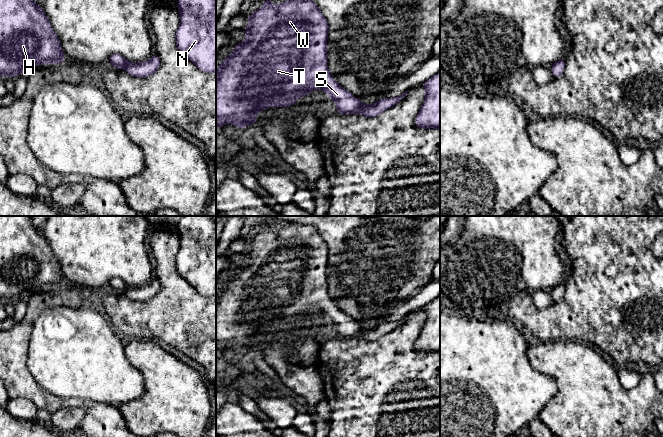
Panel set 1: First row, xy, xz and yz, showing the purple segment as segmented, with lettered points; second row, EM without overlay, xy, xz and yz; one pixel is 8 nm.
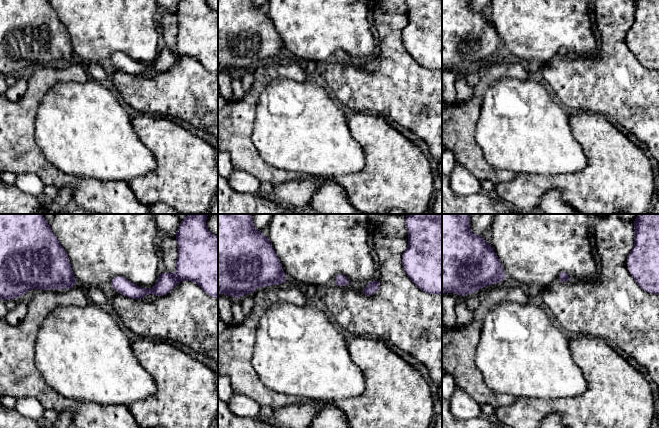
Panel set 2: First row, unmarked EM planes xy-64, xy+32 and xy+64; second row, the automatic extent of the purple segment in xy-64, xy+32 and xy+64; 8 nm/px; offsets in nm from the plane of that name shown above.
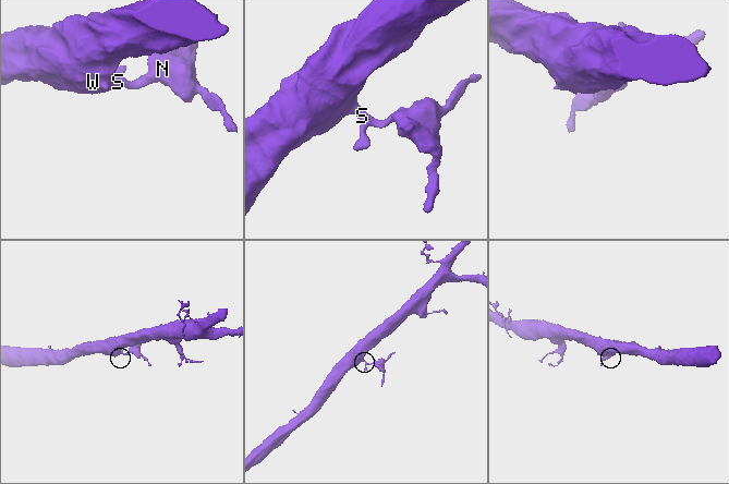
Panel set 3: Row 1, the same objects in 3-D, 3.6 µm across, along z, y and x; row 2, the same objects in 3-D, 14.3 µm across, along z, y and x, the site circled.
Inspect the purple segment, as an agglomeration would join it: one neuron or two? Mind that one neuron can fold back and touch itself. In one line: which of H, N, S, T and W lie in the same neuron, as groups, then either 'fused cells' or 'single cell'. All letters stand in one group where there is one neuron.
H N S T W | single cell

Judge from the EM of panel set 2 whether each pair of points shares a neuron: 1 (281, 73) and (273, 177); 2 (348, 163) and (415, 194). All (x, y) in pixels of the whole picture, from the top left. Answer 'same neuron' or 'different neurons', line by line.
1: same neuron
2: different neurons

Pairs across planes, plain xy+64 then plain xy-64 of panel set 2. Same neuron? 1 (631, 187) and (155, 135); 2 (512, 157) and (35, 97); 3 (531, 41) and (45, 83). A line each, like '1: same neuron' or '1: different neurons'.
1: same neuron
2: different neurons
3: different neurons

